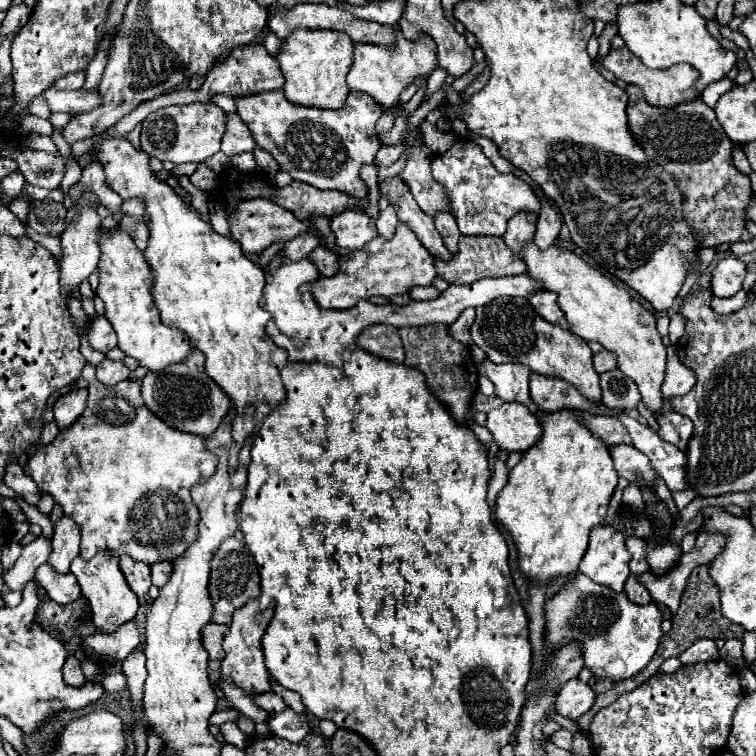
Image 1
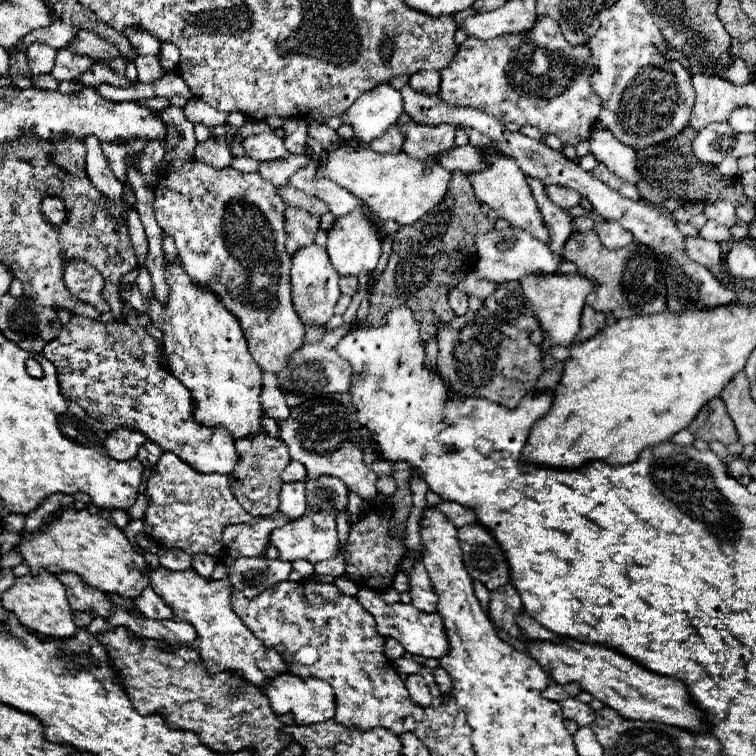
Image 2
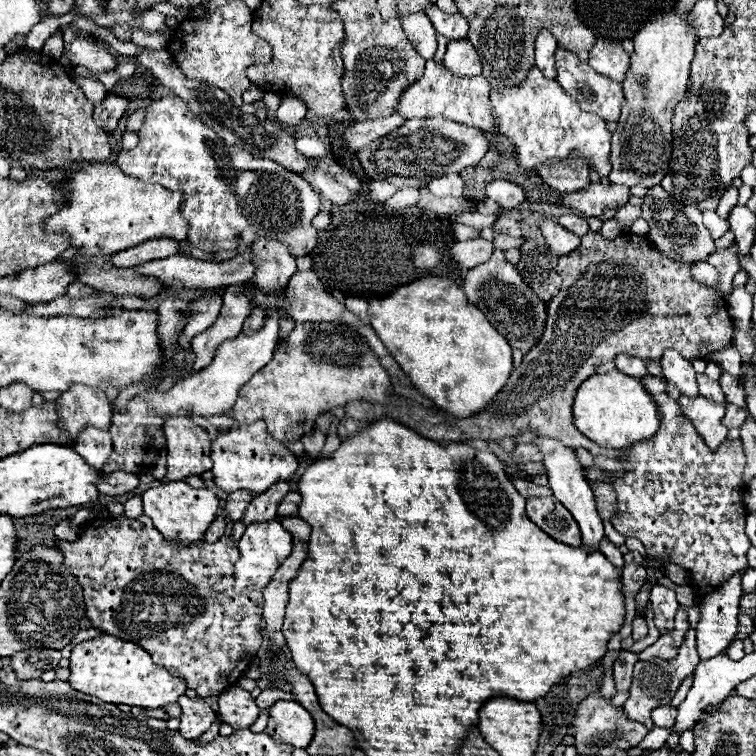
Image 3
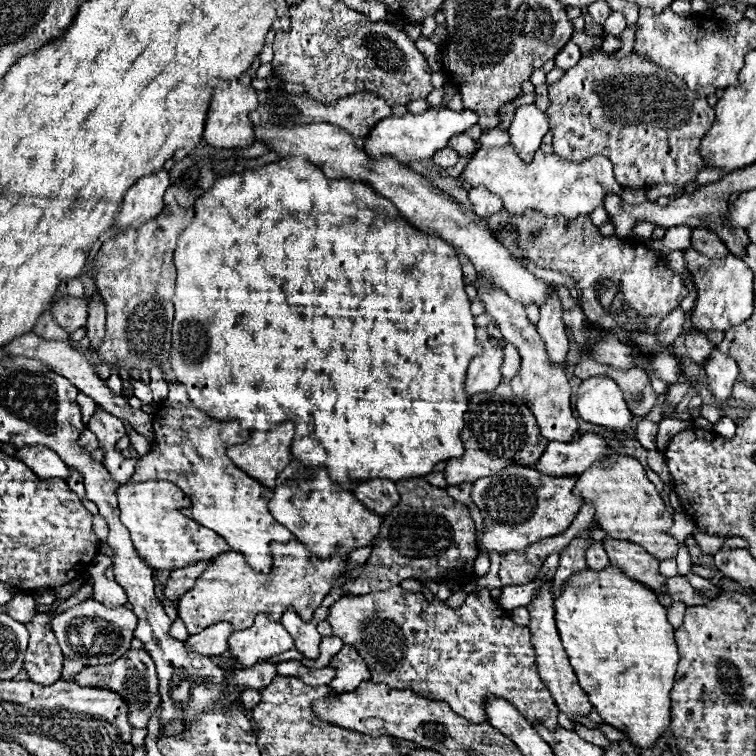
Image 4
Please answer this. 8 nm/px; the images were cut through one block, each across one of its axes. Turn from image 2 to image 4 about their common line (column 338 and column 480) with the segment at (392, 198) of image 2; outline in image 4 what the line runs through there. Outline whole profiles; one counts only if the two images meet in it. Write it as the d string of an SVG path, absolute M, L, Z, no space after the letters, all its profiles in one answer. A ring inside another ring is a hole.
M510 144L480 148L474 152L464 168L464 180L472 186L484 186L492 194L504 200L504 208L512 214L522 214L526 210L542 212L544 216L566 216L574 220L580 214L590 214L594 208L604 206L606 194L620 194L622 186L612 174L612 164L604 156L592 156L582 164L562 160L556 154L536 152L534 162L522 162Z

